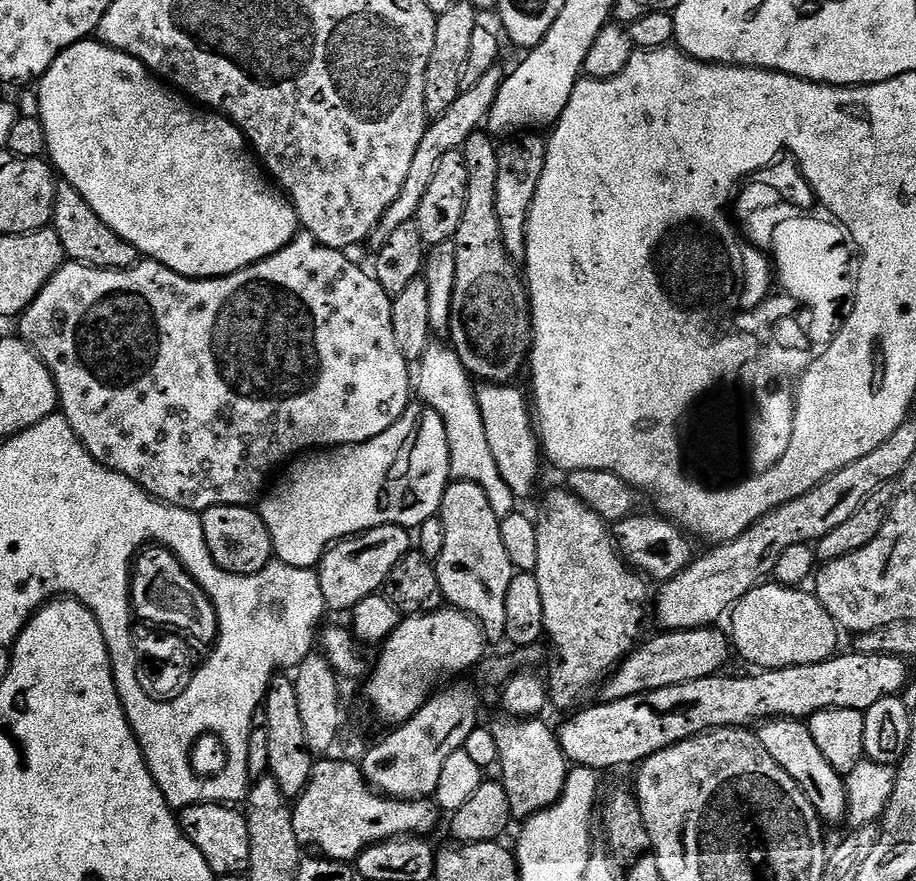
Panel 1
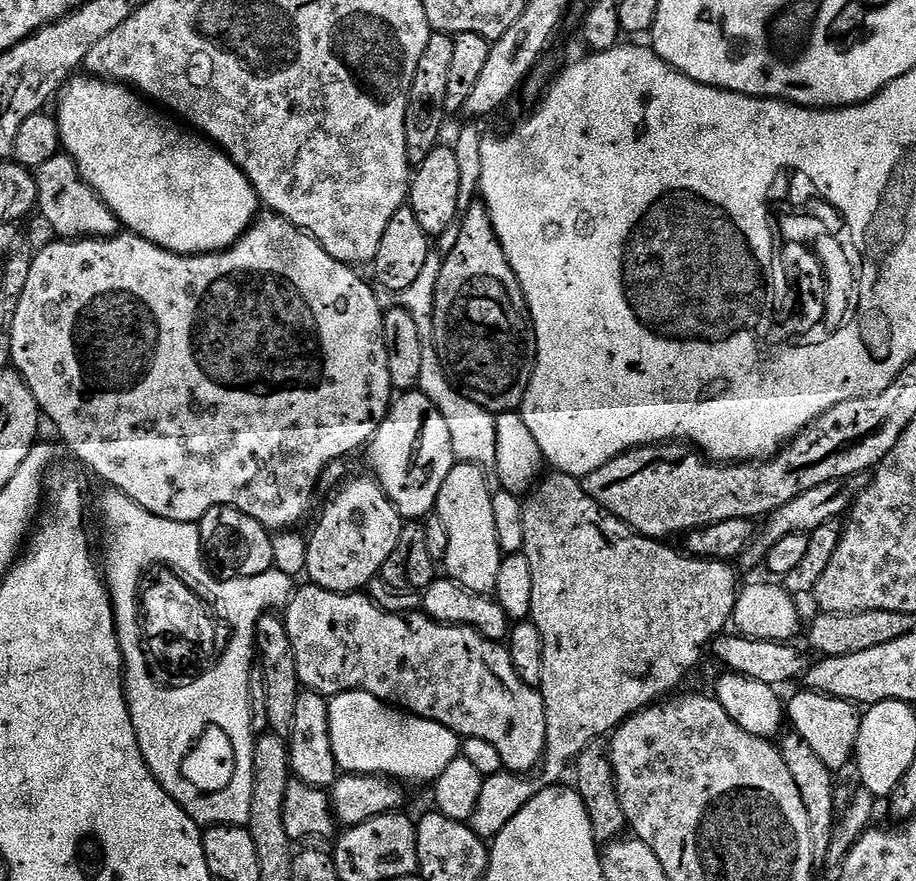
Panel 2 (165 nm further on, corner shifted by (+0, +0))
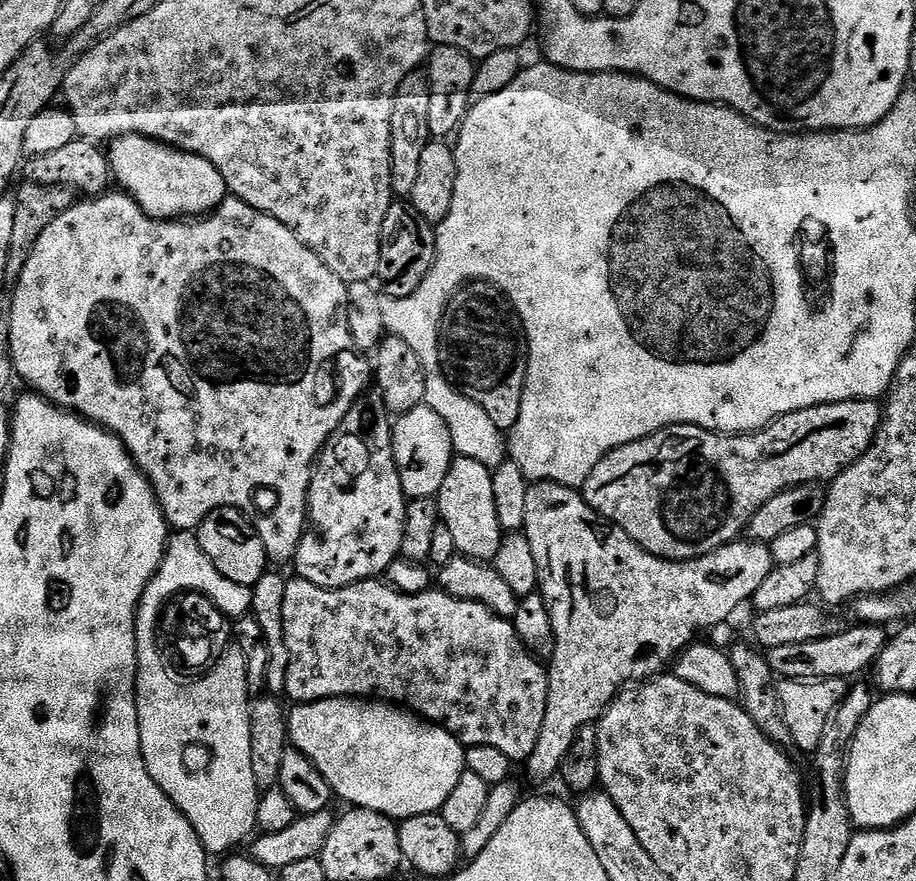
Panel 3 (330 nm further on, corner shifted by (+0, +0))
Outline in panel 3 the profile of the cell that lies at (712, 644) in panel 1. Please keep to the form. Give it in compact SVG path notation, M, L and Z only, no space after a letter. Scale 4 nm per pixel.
M855 623L854 628L845 627L839 632L826 638L818 638L814 642L797 642L795 646L778 646L767 649L766 655L770 666L776 671L780 680L829 680L830 678L856 678L859 672L864 672L875 665L876 660L882 654L884 645L888 643L890 636L881 625Z

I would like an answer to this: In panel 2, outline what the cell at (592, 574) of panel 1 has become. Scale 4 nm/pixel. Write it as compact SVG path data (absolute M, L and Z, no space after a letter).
M553 471L551 475L548 477L545 475L524 500L526 542L523 554L530 562L530 574L534 574L534 598L532 599L530 619L538 626L538 634L542 634L542 682L538 687L546 710L544 758L538 768L540 780L531 780L533 778L531 775L517 774L507 770L484 777L482 794L478 797L477 805L474 806L474 814L470 814L466 823L469 828L474 830L474 834L478 834L486 842L495 840L496 835L510 822L510 818L514 818L514 814L518 814L518 810L522 810L522 806L531 802L543 788L559 785L563 781L560 779L567 772L569 775L570 769L582 754L582 750L586 750L586 746L603 741L605 737L615 732L624 721L629 720L635 712L641 712L642 709L657 703L661 698L675 693L677 691L675 688L699 666L700 659L704 656L704 647L707 644L709 647L716 637L727 629L724 627L729 627L738 595L737 569L731 563L723 560L699 560L697 556L685 554L683 551L681 551L682 553L675 552L674 549L667 548L669 546L667 543L651 540L641 532L635 532L632 527L624 524L614 514L610 514L605 508L598 506L598 502L594 502L594 498L590 498L586 494L586 490L577 477L567 476L564 472L558 471Z

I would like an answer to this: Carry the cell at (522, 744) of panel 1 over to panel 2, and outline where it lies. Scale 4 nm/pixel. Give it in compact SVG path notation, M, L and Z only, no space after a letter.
M311 582L305 583L305 585L305 588L297 587L293 591L292 599L288 601L287 608L283 609L282 612L286 634L290 634L290 647L294 650L294 666L298 666L301 689L316 692L325 698L331 698L340 692L374 694L374 698L383 700L385 704L391 704L404 709L405 712L413 712L415 716L438 722L461 738L470 736L486 738L486 742L490 742L490 746L495 746L498 749L498 755L502 757L505 769L509 772L528 774L543 761L544 747L546 746L546 710L542 702L542 694L539 687L522 682L522 678L518 678L518 670L514 670L514 662L510 662L508 649L501 641L486 638L481 632L475 632L474 629L461 624L443 624L433 620L431 616L425 616L423 611L406 616L390 614L379 608L363 591L327 592L326 589L319 588L317 584Z

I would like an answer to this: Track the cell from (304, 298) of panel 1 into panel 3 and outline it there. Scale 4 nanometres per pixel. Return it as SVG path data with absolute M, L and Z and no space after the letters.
M109 190L103 196L81 199L73 204L70 210L66 210L58 218L54 218L54 222L50 222L50 226L46 226L42 238L38 238L38 242L34 246L30 258L26 258L26 266L22 270L20 277L15 281L15 284L16 289L12 292L12 309L7 313L10 318L10 342L8 345L10 346L10 354L12 355L12 371L19 379L21 376L32 387L29 389L35 390L44 399L50 401L51 404L55 404L57 408L71 410L76 415L83 416L85 420L91 420L92 423L99 424L107 432L114 433L126 446L129 454L132 455L132 460L136 463L137 468L151 482L152 489L156 495L156 501L160 504L160 509L164 511L165 520L168 521L173 529L181 532L191 532L199 528L201 522L214 510L218 510L219 508L239 508L252 521L253 526L256 527L257 534L262 538L262 542L266 546L266 554L269 561L295 561L296 547L299 546L300 540L310 524L308 491L310 490L310 482L312 481L312 473L316 462L320 458L320 453L324 451L325 444L332 439L334 430L342 422L342 418L346 418L348 411L356 405L356 401L365 395L367 388L364 387L370 384L374 376L374 368L370 363L369 357L356 347L355 340L348 329L348 285L345 284L342 278L338 278L338 274L334 274L334 270L330 270L330 266L326 266L326 262L322 262L322 258L318 258L318 254L314 254L314 250L307 248L289 228L282 226L282 222L278 222L273 216L268 216L265 212L254 210L246 202L235 198L225 198L217 206L215 212L207 213L203 218L154 220L151 216L145 214L142 206L138 206L138 202L134 202L134 198L128 195L127 192L123 190Z

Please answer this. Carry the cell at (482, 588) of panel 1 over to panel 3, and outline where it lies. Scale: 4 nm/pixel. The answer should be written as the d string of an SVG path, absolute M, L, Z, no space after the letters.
M456 456L438 493L440 518L454 538L457 553L469 560L495 561L502 539L498 510L494 510L493 469L474 458Z

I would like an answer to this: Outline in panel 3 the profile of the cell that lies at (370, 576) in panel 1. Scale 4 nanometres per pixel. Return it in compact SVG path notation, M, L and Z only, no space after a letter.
M365 394L348 411L346 418L342 418L332 439L325 444L308 491L310 527L296 547L294 567L299 579L314 582L314 586L319 588L345 588L363 580L383 577L390 562L400 556L408 500L402 490L392 449L392 426L384 399L379 394Z

